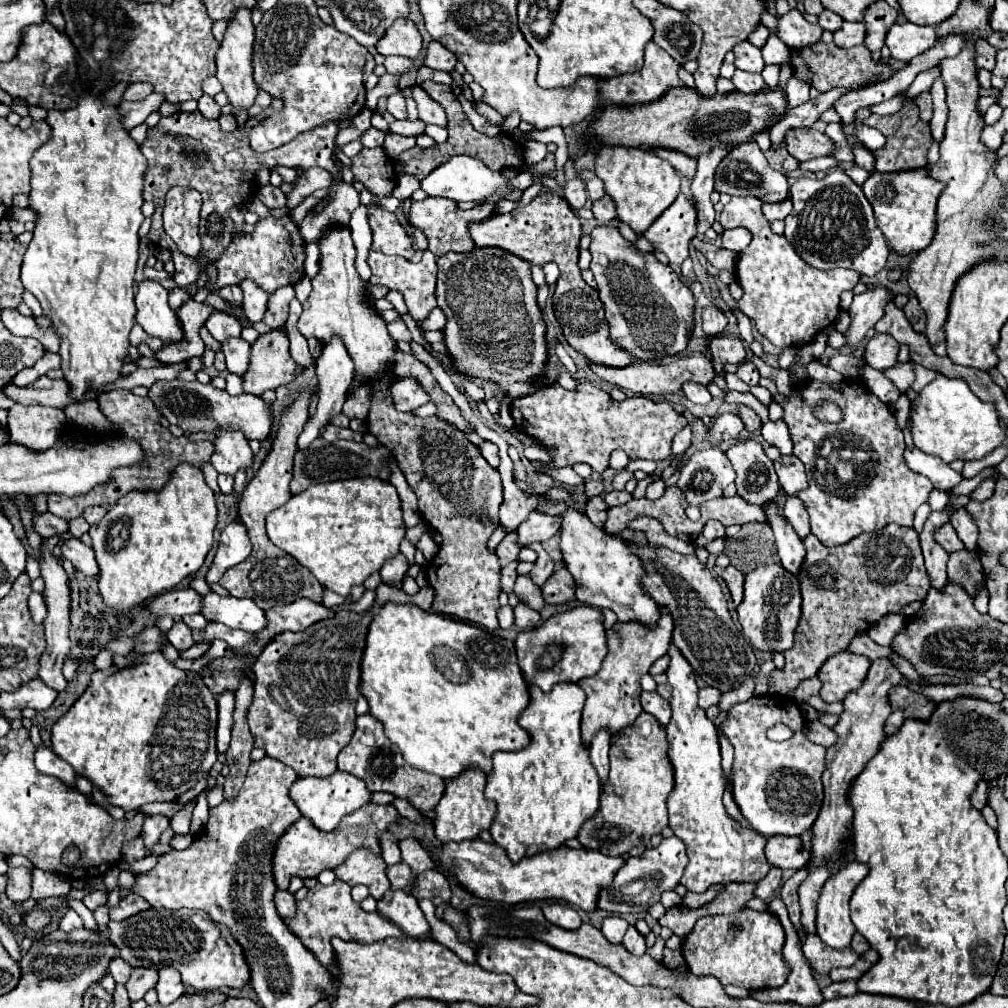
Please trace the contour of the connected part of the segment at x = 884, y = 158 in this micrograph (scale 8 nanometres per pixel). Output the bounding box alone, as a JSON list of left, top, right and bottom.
[864,99,930,171]

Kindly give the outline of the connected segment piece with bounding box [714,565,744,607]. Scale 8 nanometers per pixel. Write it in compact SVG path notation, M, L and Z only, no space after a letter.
M730 565L730 567L714 567L714 571L728 583L734 607L738 607L740 601L742 601L742 595L744 595L744 575L734 565Z

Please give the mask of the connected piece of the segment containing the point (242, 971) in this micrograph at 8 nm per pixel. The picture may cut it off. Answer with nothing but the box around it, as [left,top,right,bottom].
[106,909,250,991]

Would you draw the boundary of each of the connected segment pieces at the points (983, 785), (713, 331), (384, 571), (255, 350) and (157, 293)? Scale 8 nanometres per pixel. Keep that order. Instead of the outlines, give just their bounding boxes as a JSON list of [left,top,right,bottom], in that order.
[[972,781,988,809],[702,307,728,337],[380,553,408,583],[244,327,304,395],[136,279,182,341]]

